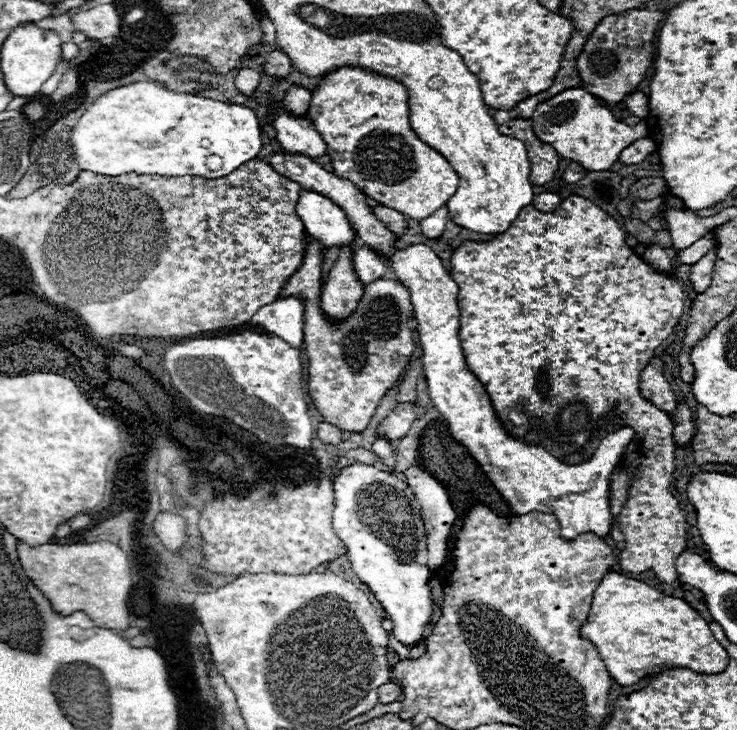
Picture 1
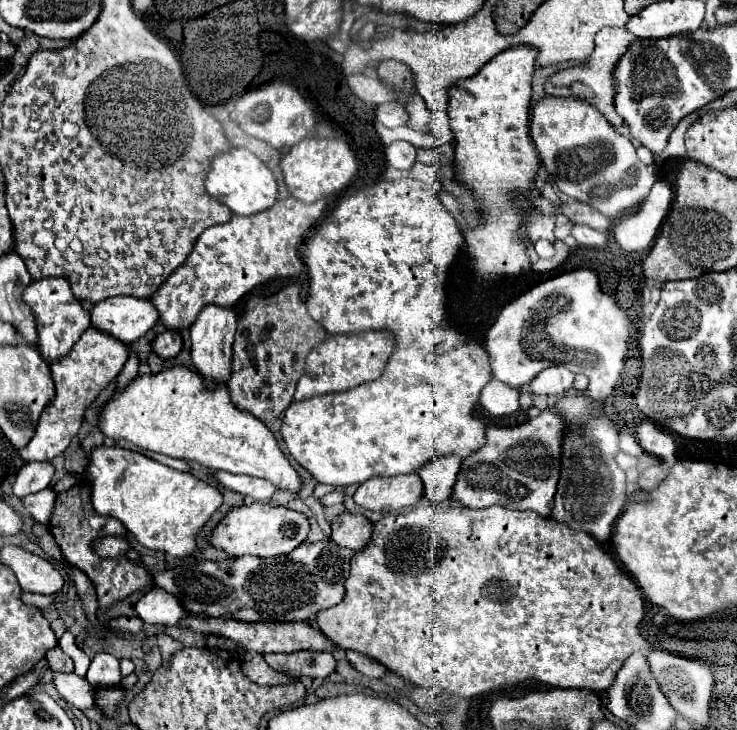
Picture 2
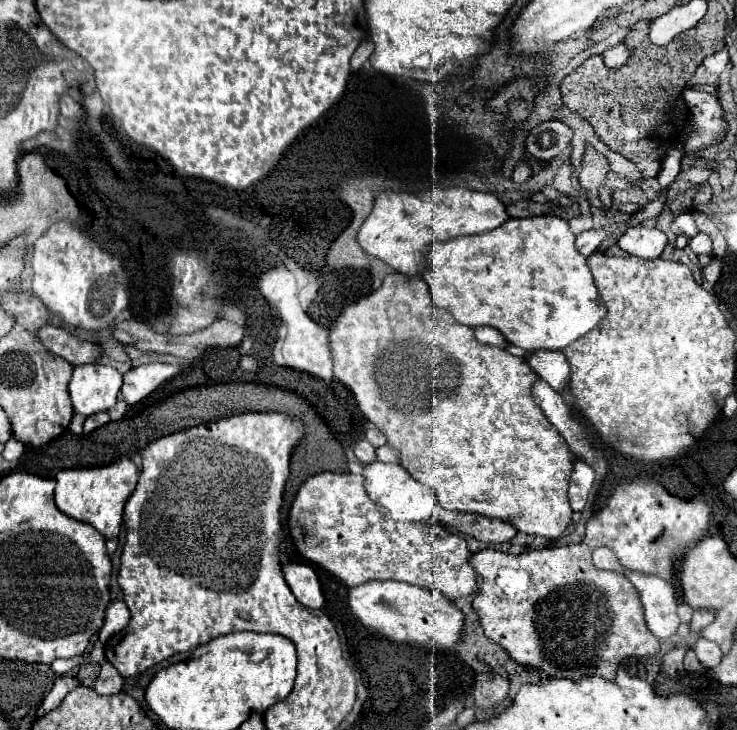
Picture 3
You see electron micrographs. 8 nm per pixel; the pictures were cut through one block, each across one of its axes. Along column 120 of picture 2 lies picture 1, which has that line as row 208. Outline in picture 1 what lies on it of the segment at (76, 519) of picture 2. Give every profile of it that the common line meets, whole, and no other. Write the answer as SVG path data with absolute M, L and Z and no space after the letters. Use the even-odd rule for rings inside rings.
M582 196L566 198L554 212L540 212L534 206L526 206L516 222L492 242L464 242L456 248L450 266L450 276L460 288L460 338L466 364L482 382L498 420L510 436L524 438L540 424L548 436L582 450L596 430L608 422L618 420L620 428L634 430L634 438L618 462L632 472L628 500L618 516L618 526L626 540L618 556L620 568L632 574L654 570L660 582L676 582L676 558L686 550L686 520L678 500L670 494L676 450L672 436L674 424L666 412L640 396L638 380L654 358L656 348L668 338L682 316L682 286L672 276L648 268L626 244L622 224ZM544 370L548 384L546 396L538 392L538 376ZM576 402L586 406L586 428L564 436L558 430L560 412ZM610 410L614 410L614 416L606 418Z

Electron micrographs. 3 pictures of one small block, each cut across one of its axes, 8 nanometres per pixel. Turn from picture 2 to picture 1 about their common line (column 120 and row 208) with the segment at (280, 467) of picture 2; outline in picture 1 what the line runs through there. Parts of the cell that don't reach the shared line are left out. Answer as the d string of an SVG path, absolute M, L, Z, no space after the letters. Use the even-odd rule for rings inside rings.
M340 68L326 80L320 80L318 88L312 90L308 118L312 118L318 134L328 146L326 152L332 160L334 174L338 178L350 180L368 198L380 202L382 206L394 208L412 220L422 220L432 216L438 208L446 206L446 202L454 196L460 178L440 152L424 144L414 134L408 114L408 92L400 82L370 74L362 68Z

